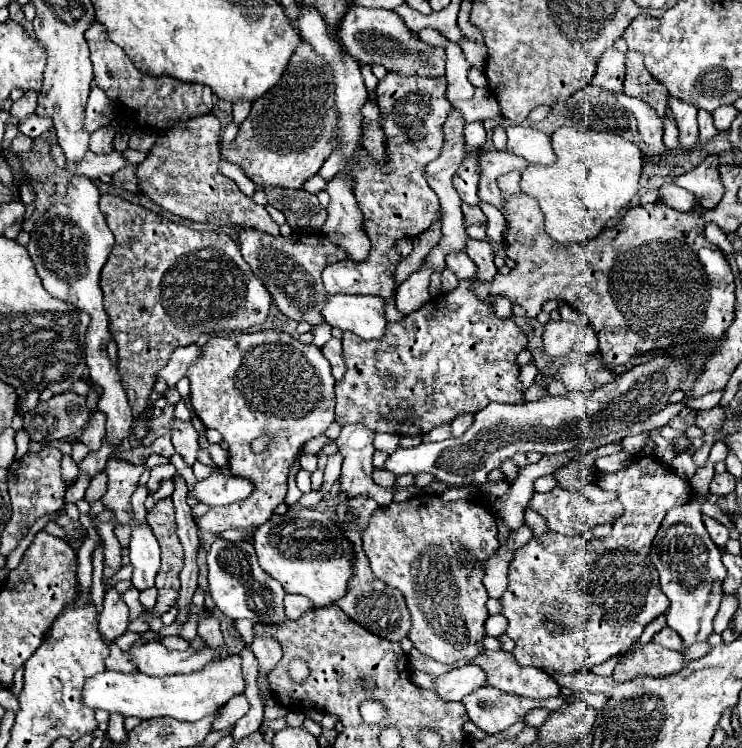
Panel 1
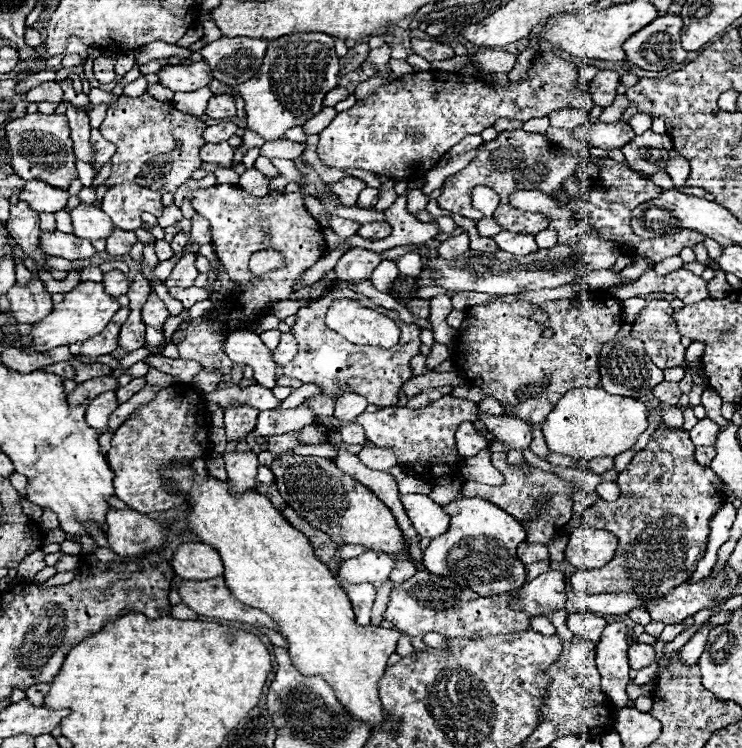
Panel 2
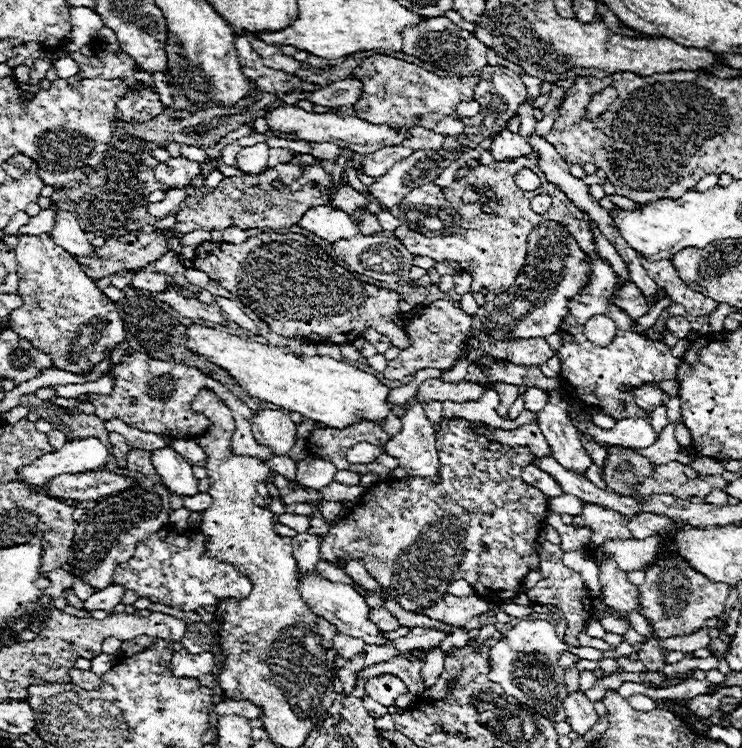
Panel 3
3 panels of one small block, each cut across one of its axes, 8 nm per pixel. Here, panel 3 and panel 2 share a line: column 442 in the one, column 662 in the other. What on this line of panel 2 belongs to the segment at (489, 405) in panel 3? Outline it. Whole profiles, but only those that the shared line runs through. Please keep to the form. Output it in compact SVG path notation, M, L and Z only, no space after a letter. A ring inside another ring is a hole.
M664 406L662 408L662 420L670 428L680 428L682 426L682 410L676 406Z

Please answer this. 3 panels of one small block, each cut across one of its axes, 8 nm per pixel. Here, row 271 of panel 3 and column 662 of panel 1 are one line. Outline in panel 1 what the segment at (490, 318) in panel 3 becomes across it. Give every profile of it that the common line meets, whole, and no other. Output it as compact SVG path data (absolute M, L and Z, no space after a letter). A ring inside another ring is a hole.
M698 496L690 504L672 508L666 514L666 518L662 520L662 526L656 534L656 538L652 542L652 550L650 550L650 560L654 562L656 570L660 572L662 592L670 598L670 608L668 608L668 616L666 616L668 626L680 634L686 648L690 648L696 642L708 642L708 638L714 634L714 618L716 618L720 602L722 602L722 580L726 578L726 566L720 560L722 550L710 540L706 526L702 522L702 512L700 512L702 504L704 504L704 498Z

